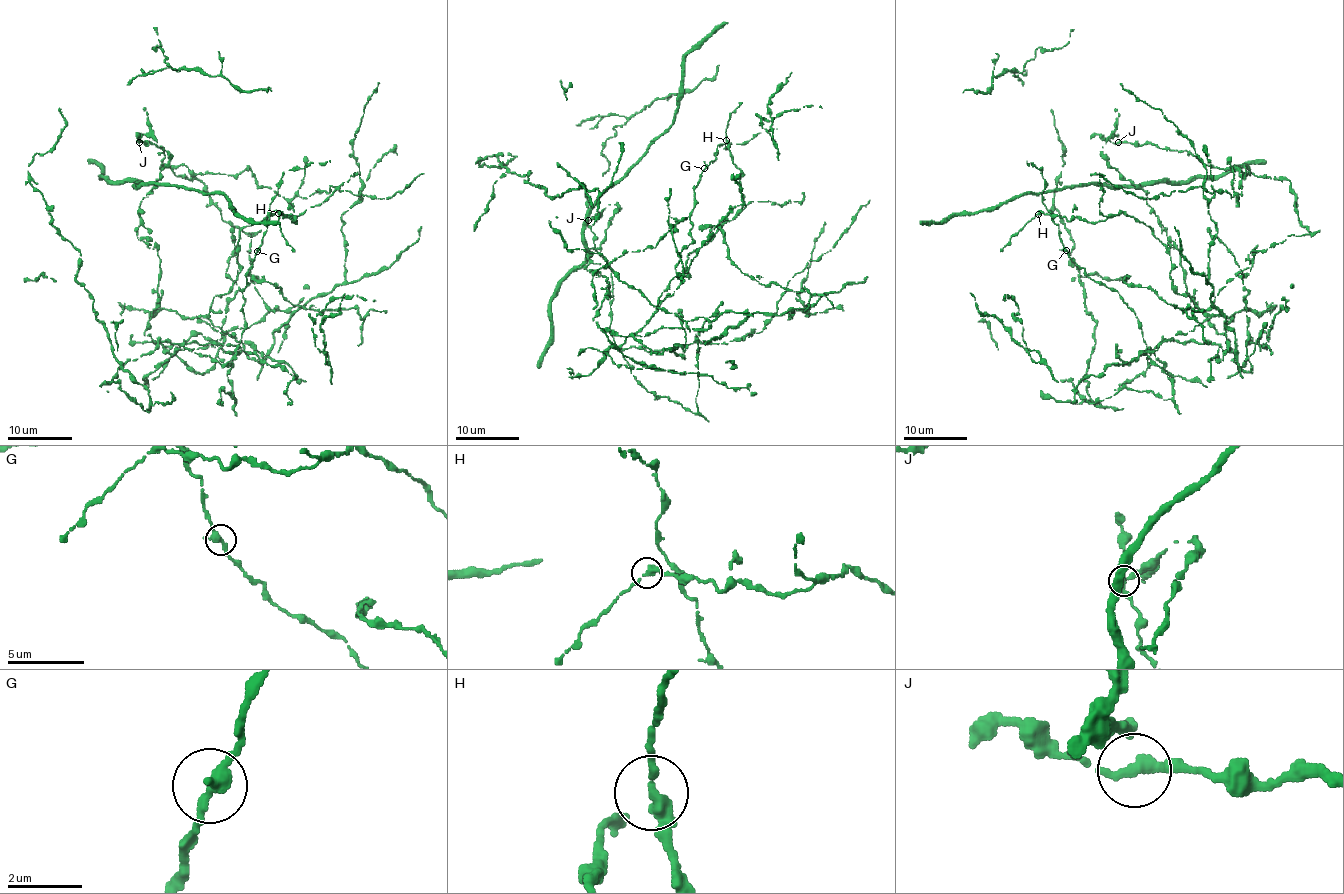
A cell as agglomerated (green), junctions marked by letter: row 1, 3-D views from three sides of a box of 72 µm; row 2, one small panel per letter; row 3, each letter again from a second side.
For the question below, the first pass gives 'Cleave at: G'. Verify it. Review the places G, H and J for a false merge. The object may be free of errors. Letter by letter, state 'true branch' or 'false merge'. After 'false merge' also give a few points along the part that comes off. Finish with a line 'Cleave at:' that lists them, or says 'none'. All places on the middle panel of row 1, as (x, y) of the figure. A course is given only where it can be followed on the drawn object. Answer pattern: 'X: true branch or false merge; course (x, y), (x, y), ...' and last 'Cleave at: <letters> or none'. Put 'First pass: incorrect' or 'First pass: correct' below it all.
G: true branch
H: true branch
J: true branch
Cleave at: none
First pass: incorrect

